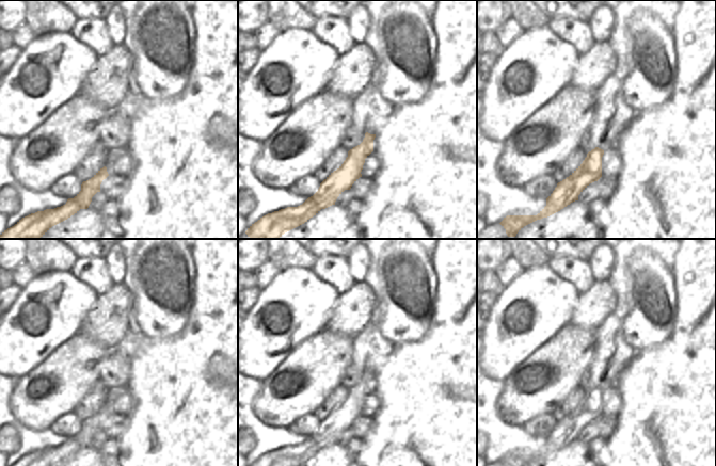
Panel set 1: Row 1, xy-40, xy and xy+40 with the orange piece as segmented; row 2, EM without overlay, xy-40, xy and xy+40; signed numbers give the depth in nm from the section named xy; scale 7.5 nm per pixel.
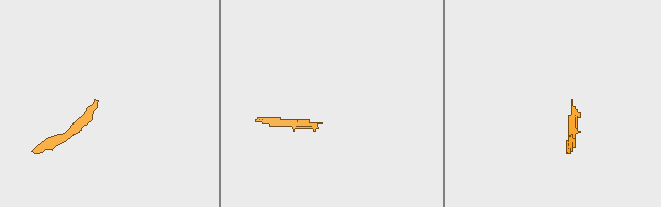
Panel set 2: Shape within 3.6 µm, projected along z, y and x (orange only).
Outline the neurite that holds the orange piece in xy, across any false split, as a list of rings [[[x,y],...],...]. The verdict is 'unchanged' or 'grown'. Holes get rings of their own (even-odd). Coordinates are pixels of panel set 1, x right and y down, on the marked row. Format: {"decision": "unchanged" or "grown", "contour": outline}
{"decision": "grown", "contour": [[[372,82],[352,98],[352,125],[365,135],[363,142],[348,151],[344,163],[320,183],[313,196],[298,207],[287,207],[264,215],[248,228],[248,237],[280,239],[285,232],[307,222],[321,209],[335,205],[337,197],[345,190],[350,190],[362,177],[365,159],[373,151],[376,133],[394,110],[395,107],[382,97]]]}

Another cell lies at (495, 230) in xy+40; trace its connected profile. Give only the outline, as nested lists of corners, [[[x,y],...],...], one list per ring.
[[[492,224],[490,226],[486,226],[477,236],[477,239],[506,239],[507,237],[504,226],[500,224]]]

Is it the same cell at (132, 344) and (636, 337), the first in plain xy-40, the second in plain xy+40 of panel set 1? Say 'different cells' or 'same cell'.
different cells

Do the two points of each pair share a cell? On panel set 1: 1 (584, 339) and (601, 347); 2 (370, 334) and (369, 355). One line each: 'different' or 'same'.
1: different
2: same

